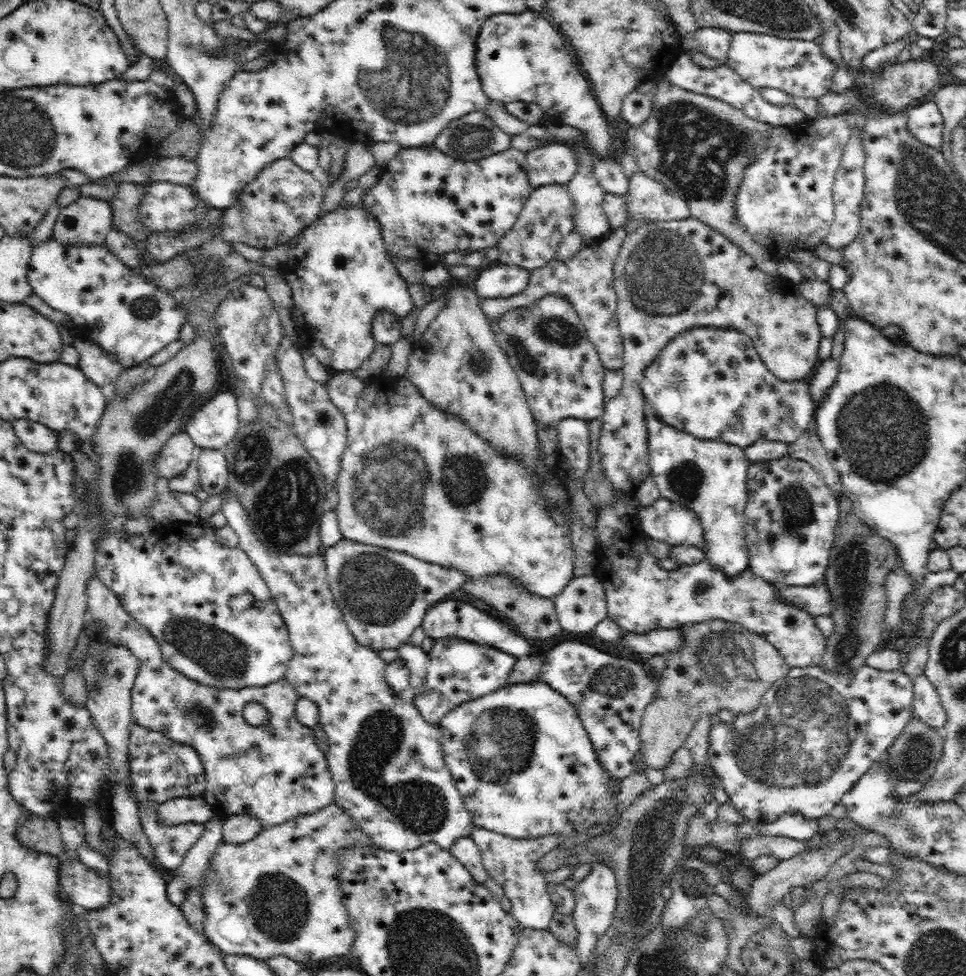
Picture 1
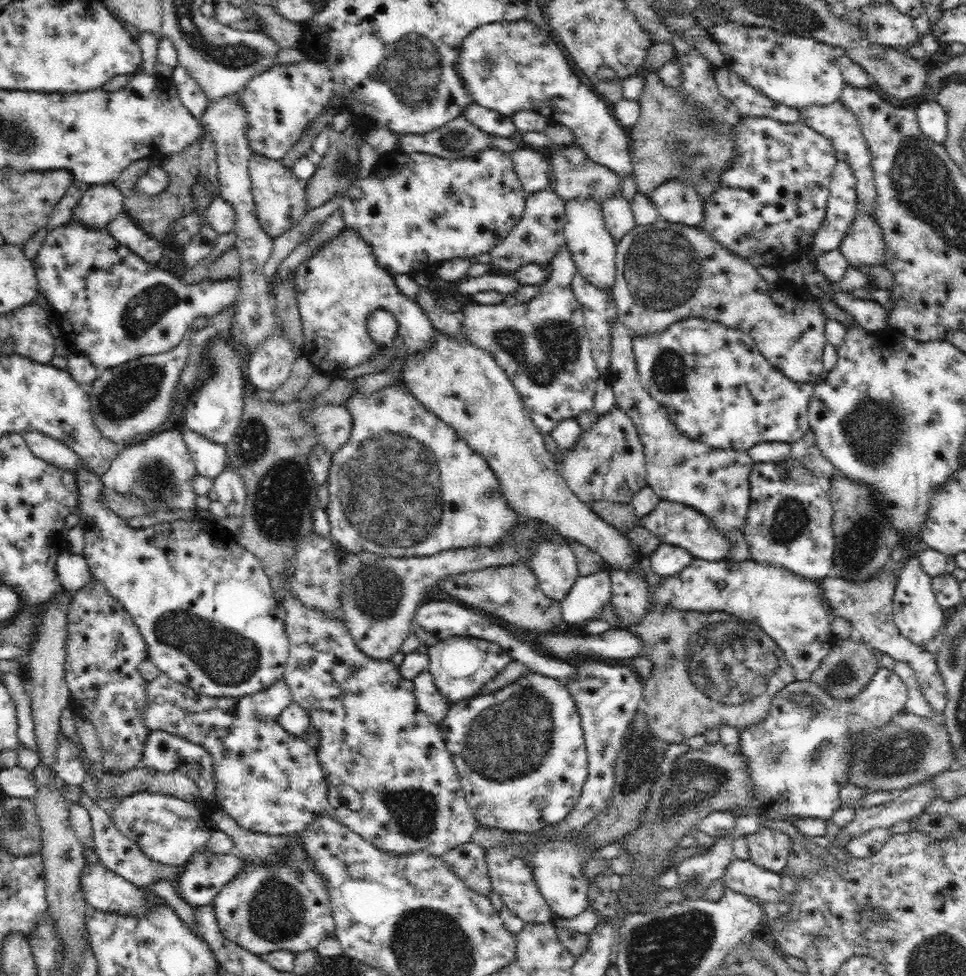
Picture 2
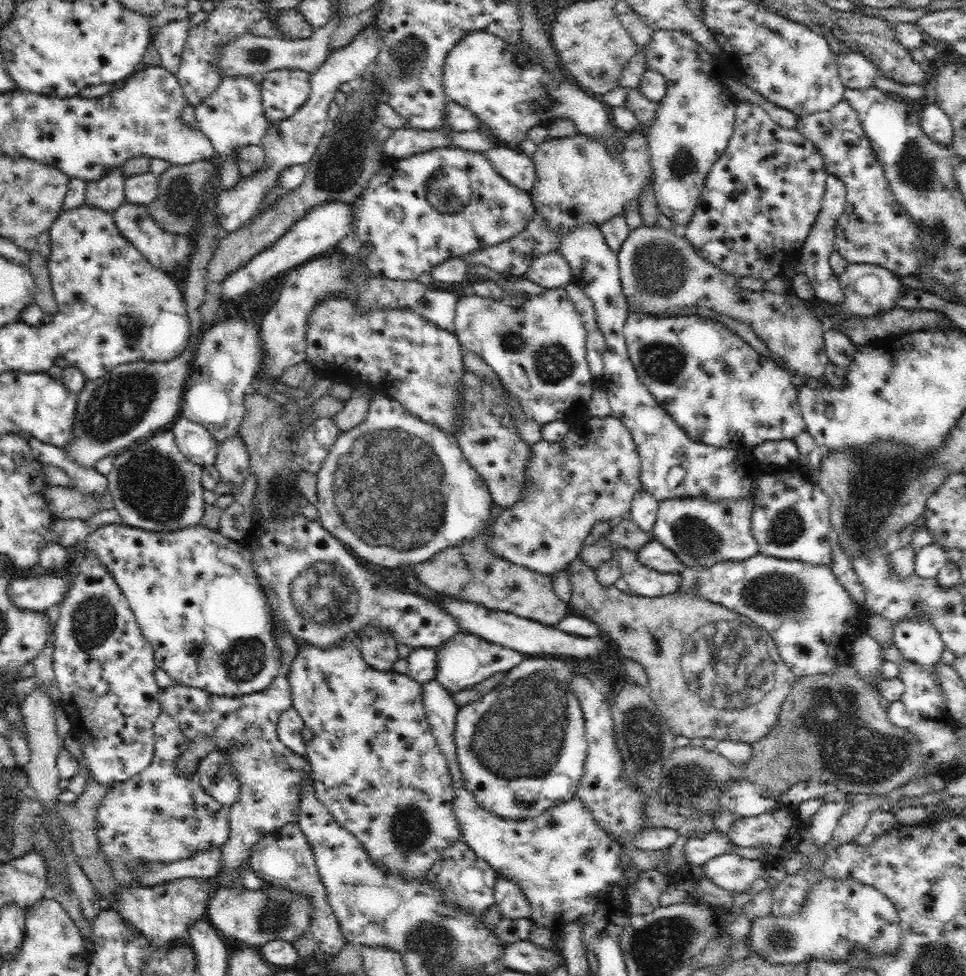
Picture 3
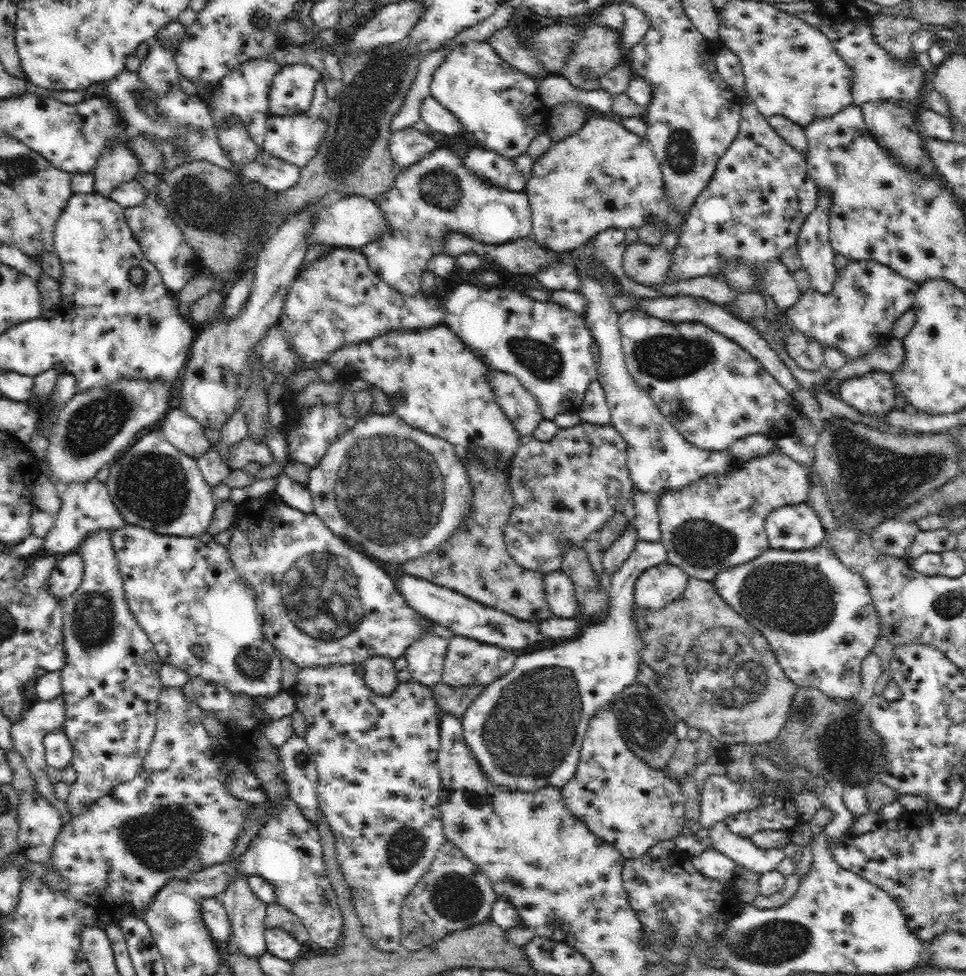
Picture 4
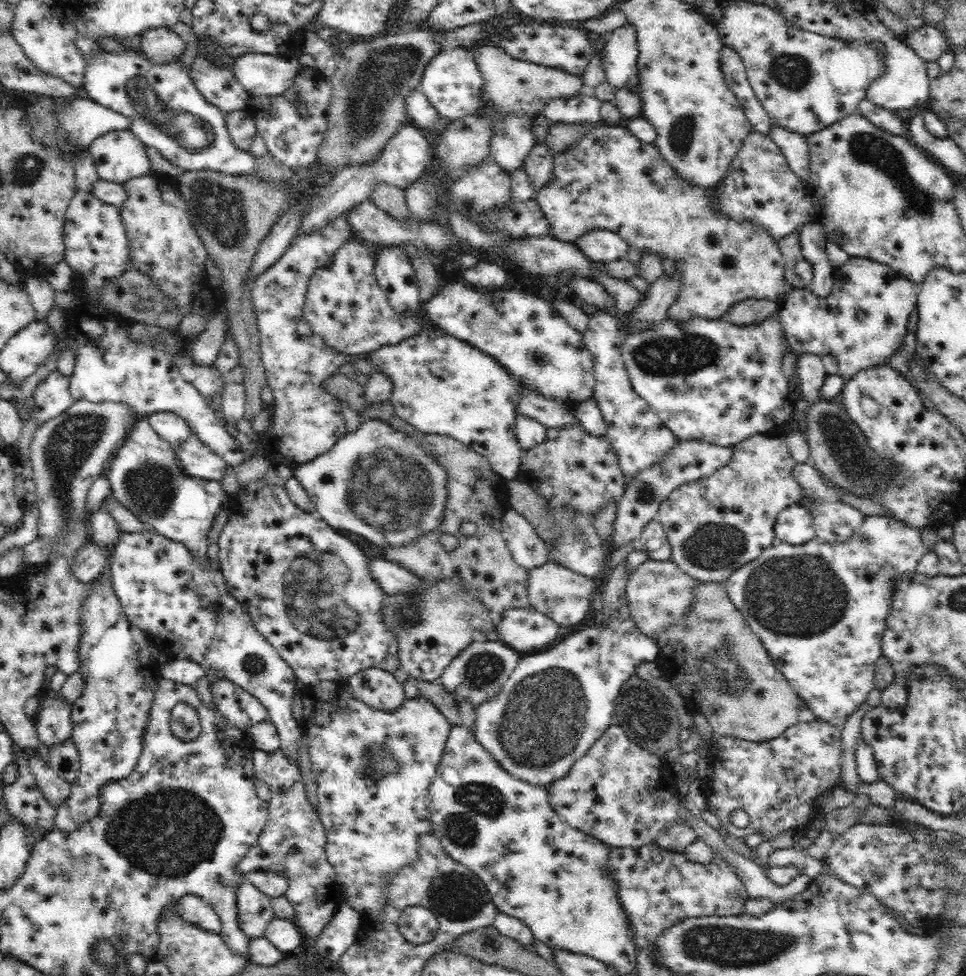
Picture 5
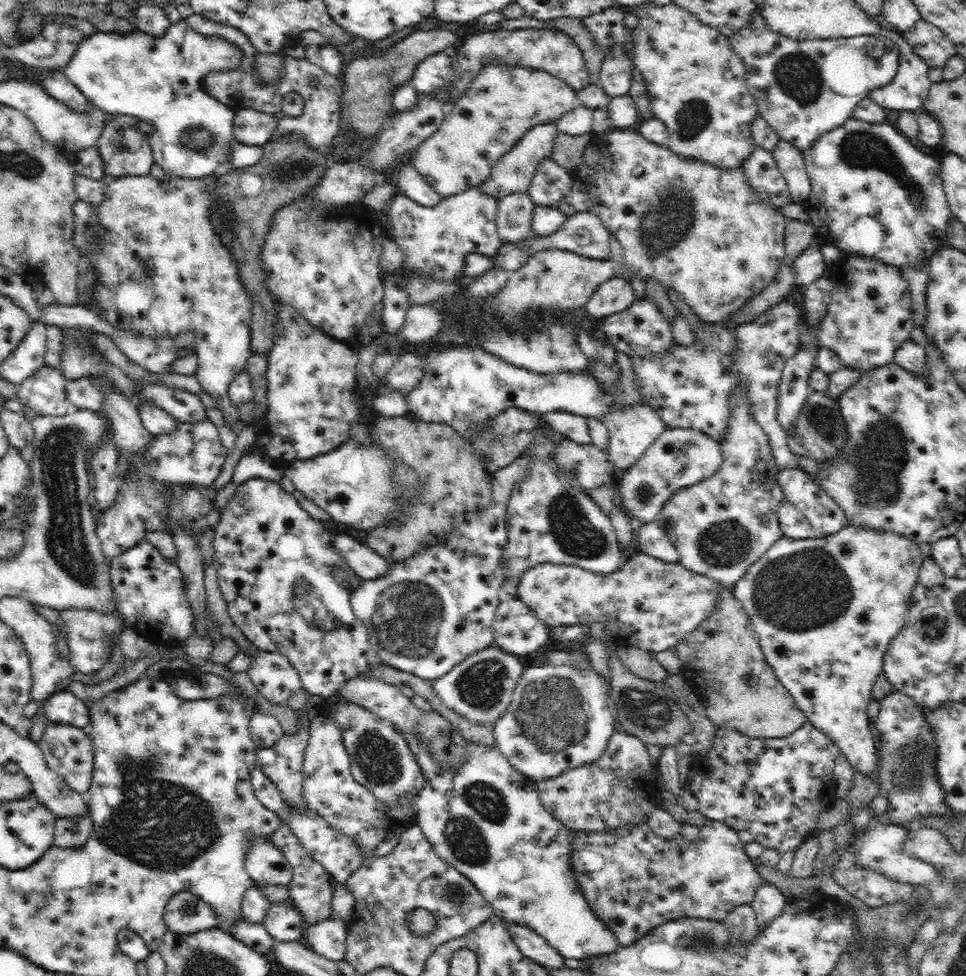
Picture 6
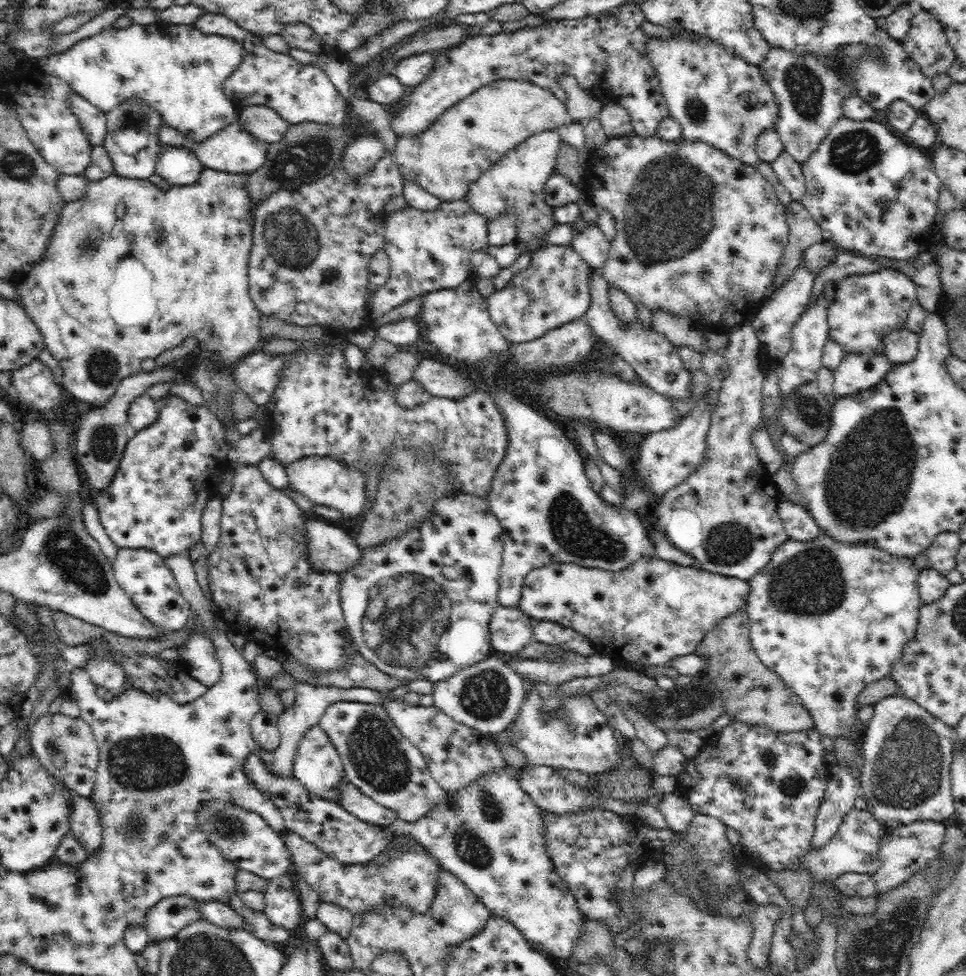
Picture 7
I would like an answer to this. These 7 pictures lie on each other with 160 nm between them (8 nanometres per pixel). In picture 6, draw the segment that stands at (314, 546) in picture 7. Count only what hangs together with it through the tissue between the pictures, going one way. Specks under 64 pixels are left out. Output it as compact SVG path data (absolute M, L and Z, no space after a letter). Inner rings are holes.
M334 534L331 541L338 555L360 578L372 580L387 575L392 561L380 557L367 544L359 543L346 534Z

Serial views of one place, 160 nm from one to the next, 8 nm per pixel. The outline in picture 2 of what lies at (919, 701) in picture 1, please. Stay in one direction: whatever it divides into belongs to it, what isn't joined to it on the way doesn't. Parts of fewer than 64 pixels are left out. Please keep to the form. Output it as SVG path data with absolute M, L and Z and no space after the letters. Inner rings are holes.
M884 566L882 572L869 581L848 581L844 577L827 576L818 580L818 583L822 589L822 601L832 609L834 616L848 619L852 623L854 635L874 651L887 654L895 661L907 662L914 669L921 693L932 707L932 712L943 713L946 704L946 685L936 666L935 653L926 651L922 645L918 646L902 636L895 625L893 594L897 584L896 576L890 574Z

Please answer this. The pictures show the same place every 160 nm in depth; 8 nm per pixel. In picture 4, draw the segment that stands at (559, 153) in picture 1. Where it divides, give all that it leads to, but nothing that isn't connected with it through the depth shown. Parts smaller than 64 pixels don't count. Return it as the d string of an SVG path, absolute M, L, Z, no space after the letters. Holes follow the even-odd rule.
M475 146L463 157L463 161L476 176L494 186L512 192L525 190L527 181L516 168L514 159L506 158L494 150Z

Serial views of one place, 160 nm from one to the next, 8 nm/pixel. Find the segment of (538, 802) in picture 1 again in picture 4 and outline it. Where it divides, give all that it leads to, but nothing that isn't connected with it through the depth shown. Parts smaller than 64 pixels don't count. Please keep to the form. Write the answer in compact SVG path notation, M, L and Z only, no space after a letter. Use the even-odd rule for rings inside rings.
M638 540L630 557L611 575L609 607L604 618L583 627L578 636L566 640L566 644L520 656L508 674L486 685L466 709L461 717L464 741L468 749L472 749L481 770L493 786L501 790L534 794L548 786L564 788L574 777L590 718L600 708L609 708L620 692L634 683L638 674L644 641L638 633L638 625L632 613L633 586L646 569L666 563L667 560L668 552L661 542Z

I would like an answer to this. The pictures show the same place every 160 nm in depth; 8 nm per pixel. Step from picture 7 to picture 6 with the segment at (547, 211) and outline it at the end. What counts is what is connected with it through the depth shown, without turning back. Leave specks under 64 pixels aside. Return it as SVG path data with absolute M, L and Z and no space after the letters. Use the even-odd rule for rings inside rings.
M555 123L536 124L506 153L491 170L490 176L481 182L481 189L491 194L497 200L516 192L527 192L538 164L546 158L551 158L555 140L559 131Z

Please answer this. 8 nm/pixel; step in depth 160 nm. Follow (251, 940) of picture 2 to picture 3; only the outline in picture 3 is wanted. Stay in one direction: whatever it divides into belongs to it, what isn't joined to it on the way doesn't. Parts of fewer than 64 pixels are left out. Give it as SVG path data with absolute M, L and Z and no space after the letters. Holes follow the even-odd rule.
M272 884L261 890L220 887L210 900L207 920L225 939L258 948L275 938L291 942L294 937L311 931L311 910L312 901Z

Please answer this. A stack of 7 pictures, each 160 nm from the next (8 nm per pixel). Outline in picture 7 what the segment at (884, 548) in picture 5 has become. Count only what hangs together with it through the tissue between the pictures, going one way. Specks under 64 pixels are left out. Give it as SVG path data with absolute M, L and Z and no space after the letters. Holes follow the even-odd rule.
M822 534L811 541L800 542L788 539L784 544L778 546L776 553L772 554L772 559L758 574L754 574L748 580L750 590L748 590L748 600L745 609L749 618L750 640L754 650L760 660L774 672L778 673L780 680L792 692L800 697L802 705L812 715L814 726L821 735L826 735L831 739L842 736L846 739L854 739L862 743L863 727L858 722L857 698L865 686L875 680L890 677L890 668L902 656L902 650L908 640L914 638L916 626L918 626L918 610L921 598L919 595L917 580L919 571L914 567L910 558L900 558L892 556L888 552L878 549L868 544L852 544L838 542L835 538Z

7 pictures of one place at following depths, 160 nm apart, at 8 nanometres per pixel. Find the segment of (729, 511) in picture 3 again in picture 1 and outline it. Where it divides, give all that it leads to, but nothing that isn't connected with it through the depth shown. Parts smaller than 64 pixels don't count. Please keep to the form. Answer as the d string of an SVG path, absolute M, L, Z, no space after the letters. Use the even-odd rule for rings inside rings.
M661 496L650 506L640 506L637 513L644 532L654 540L667 542L672 547L686 545L697 546L698 548L703 549L704 533L701 520L694 511Z

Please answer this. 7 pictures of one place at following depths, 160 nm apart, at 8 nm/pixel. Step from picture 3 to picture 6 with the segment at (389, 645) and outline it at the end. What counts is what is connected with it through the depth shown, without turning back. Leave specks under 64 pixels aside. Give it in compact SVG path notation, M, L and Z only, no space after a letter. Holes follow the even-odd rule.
M365 673L357 675L345 681L339 690L338 696L346 699L348 702L359 704L360 706L371 710L376 716L385 721L390 721L395 728L403 730L408 734L419 734L421 738L425 738L428 743L428 748L432 752L432 758L436 759L440 772L442 771L456 771L463 761L468 757L468 744L466 738L458 729L454 729L448 719L440 715L436 709L422 710L418 709L408 697L404 695L398 685L390 682L384 682L379 678L373 676L366 676Z

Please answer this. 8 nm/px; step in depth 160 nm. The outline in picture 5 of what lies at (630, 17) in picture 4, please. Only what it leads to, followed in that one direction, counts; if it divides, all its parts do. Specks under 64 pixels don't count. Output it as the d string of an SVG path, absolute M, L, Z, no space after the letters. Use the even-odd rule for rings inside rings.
M626 22L606 37L601 61L606 81L614 88L638 89L637 60L639 56L635 26Z

